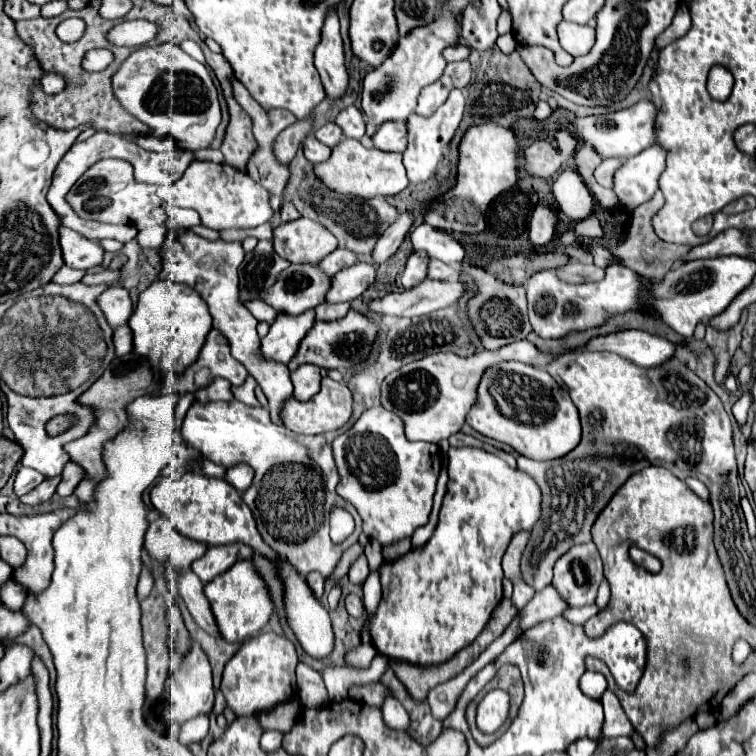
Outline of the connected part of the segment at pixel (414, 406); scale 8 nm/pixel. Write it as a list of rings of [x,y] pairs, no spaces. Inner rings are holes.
[[[519,340],[509,346],[503,346],[497,354],[493,352],[479,352],[469,358],[461,358],[451,352],[439,352],[431,356],[423,356],[421,360],[403,364],[399,370],[385,376],[381,382],[381,406],[389,412],[395,412],[405,426],[407,440],[421,440],[433,442],[449,438],[451,434],[459,432],[465,424],[465,416],[475,404],[477,384],[485,368],[501,362],[501,360],[519,360],[525,364],[545,368],[555,356],[539,352],[531,342]]]

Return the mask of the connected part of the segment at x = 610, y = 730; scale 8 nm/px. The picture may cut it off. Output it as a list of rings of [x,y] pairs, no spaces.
[[[607,689],[605,694],[601,696],[603,708],[605,708],[605,728],[602,730],[602,739],[615,738],[615,736],[631,736],[633,734],[633,726],[629,722],[629,718],[625,716],[617,696]]]

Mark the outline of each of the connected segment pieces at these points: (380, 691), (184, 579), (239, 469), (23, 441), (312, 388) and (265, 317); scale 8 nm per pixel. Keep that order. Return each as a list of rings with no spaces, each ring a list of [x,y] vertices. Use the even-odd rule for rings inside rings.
[[[369,684],[369,686],[357,686],[349,690],[349,698],[359,698],[365,704],[373,704],[373,706],[381,706],[383,698],[389,694],[389,690],[381,684]]]
[[[191,570],[179,574],[179,578],[177,578],[177,592],[183,598],[183,602],[185,602],[187,610],[191,612],[193,620],[205,632],[209,632],[213,636],[219,636],[219,632],[215,628],[213,612],[211,612],[209,602],[205,600],[205,594],[203,594],[203,582]]]
[[[237,464],[235,468],[227,468],[225,480],[233,488],[237,488],[239,492],[245,492],[251,486],[251,482],[253,482],[253,468],[249,468],[247,464]]]
[[[1,386],[1,390],[5,392],[7,402],[9,402],[9,428],[15,432],[15,438],[23,448],[23,460],[21,460],[23,466],[35,468],[37,472],[41,472],[47,478],[59,476],[63,472],[63,466],[69,462],[69,456],[63,450],[63,444],[71,442],[75,438],[81,438],[91,428],[91,424],[95,420],[93,412],[77,402],[71,402],[71,396],[29,398],[29,396],[15,396],[15,392],[11,392],[7,386]],[[59,414],[71,414],[71,416],[75,416],[75,422],[65,432],[61,432],[57,436],[49,436],[45,430],[45,424]]]
[[[303,364],[303,368],[297,368],[291,372],[291,382],[295,386],[293,396],[297,400],[309,400],[319,392],[321,386],[321,376],[319,376],[319,366],[315,364]]]
[[[249,300],[245,306],[251,310],[251,314],[253,314],[259,322],[269,322],[269,324],[271,324],[271,322],[275,320],[275,316],[277,316],[277,312],[275,312],[271,306],[263,304],[261,300]]]

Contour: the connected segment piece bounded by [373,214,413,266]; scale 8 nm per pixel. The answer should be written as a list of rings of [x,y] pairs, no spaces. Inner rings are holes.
[[[401,214],[377,240],[375,248],[373,248],[373,266],[385,262],[389,256],[393,256],[397,252],[397,248],[401,246],[403,238],[409,232],[409,226],[413,224],[411,214]]]

